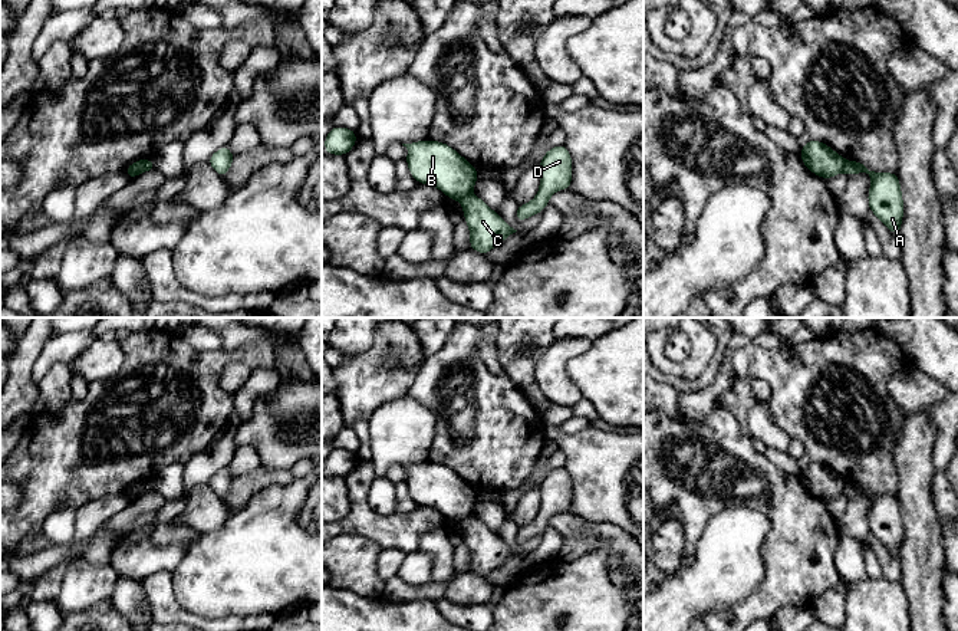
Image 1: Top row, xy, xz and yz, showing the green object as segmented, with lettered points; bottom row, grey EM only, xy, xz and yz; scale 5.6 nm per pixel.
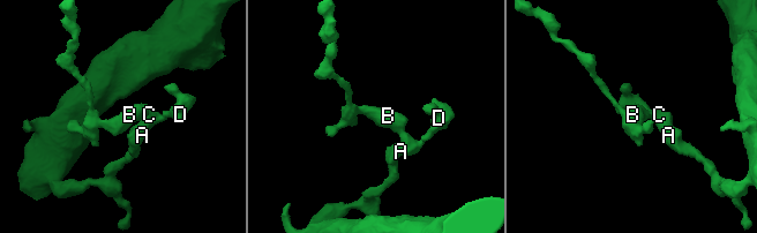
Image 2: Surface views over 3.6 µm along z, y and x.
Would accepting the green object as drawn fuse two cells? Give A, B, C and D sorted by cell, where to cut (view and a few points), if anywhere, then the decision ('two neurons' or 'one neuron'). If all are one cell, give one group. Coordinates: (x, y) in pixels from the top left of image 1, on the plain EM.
groups A C D / B; cut xz (470, 516), (460, 522); two neurons

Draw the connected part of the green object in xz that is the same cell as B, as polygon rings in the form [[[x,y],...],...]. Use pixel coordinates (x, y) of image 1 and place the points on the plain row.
[[[431,461],[402,467],[408,471],[405,483],[409,496],[418,503],[418,506],[434,507],[451,522],[461,522],[462,519],[470,517],[480,494],[452,469]]]

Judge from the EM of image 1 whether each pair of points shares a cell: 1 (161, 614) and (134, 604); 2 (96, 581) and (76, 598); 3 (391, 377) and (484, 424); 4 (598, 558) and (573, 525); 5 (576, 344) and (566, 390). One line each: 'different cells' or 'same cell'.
1: different cells
2: same cell
3: different cells
4: different cells
5: same cell

